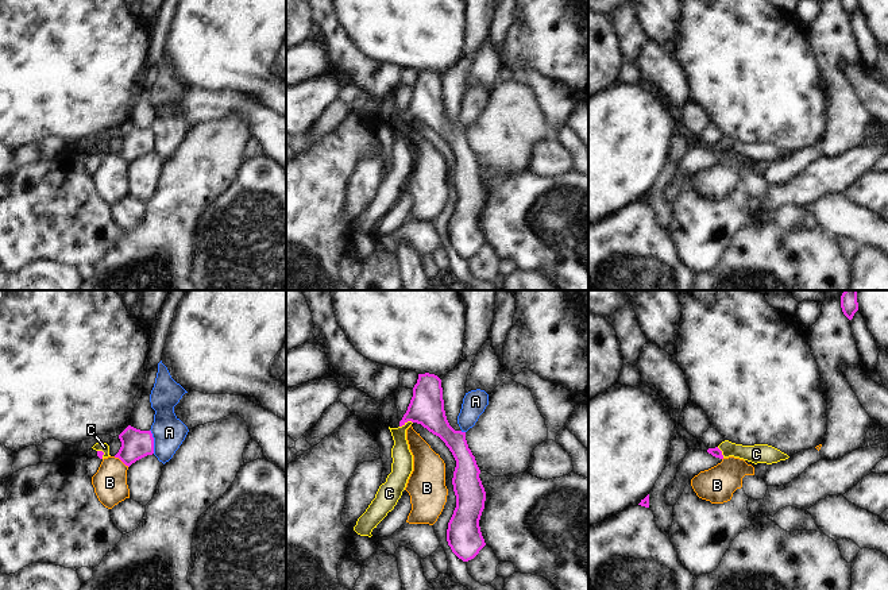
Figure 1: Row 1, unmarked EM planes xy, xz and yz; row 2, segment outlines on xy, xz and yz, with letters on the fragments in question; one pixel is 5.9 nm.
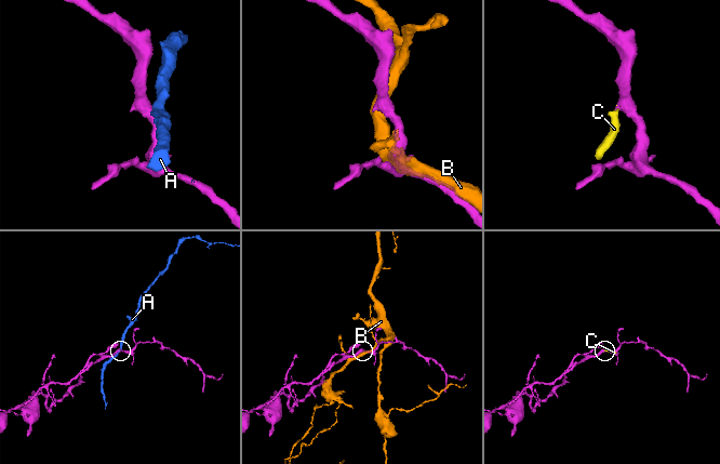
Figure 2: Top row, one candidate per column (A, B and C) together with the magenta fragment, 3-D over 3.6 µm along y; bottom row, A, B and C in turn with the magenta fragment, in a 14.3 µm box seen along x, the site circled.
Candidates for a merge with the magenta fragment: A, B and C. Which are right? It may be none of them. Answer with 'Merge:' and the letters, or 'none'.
Merge: C

